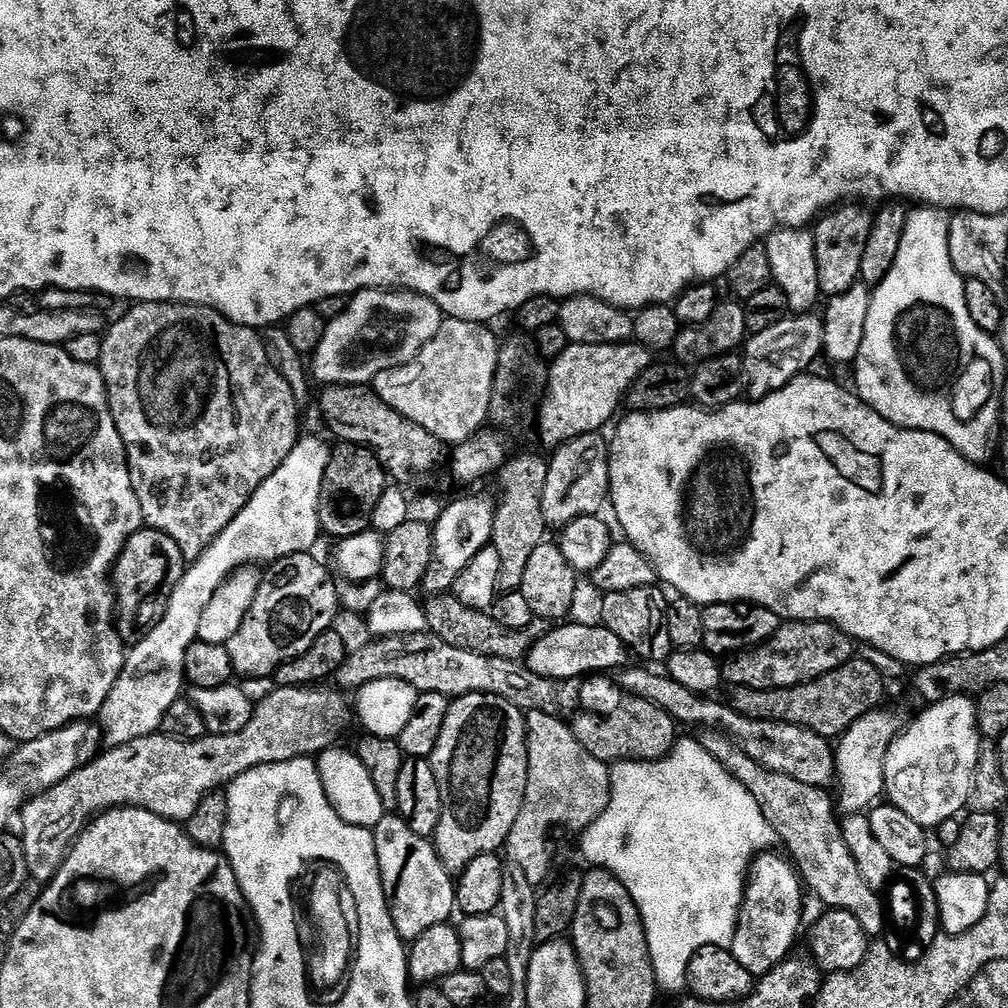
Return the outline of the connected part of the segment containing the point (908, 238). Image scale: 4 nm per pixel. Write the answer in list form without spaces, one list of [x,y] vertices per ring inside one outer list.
[[[927,206],[917,207],[915,211],[904,224],[902,242],[898,246],[894,266],[890,266],[888,273],[877,283],[880,285],[876,292],[874,288],[871,293],[866,330],[854,361],[854,388],[865,404],[869,404],[892,424],[897,424],[900,428],[938,434],[949,440],[972,463],[983,465],[988,456],[988,443],[993,439],[994,432],[972,432],[972,428],[960,428],[960,424],[956,424],[956,416],[952,416],[952,408],[944,408],[944,388],[948,388],[948,376],[952,376],[956,368],[916,368],[916,352],[932,352],[932,348],[936,348],[936,340],[944,340],[944,344],[940,344],[940,352],[948,356],[952,348],[964,348],[964,344],[968,344],[968,336],[976,336],[980,327],[974,322],[974,318],[970,318],[970,310],[966,306],[965,277],[957,272],[950,258],[949,213],[943,208]]]

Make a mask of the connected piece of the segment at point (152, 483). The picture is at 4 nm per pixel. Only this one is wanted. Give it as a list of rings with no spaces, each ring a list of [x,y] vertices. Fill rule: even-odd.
[[[133,303],[132,308],[116,325],[103,333],[102,354],[99,370],[104,376],[104,385],[108,391],[108,405],[116,423],[118,434],[124,443],[128,455],[128,469],[138,502],[142,506],[144,523],[149,528],[164,532],[182,550],[185,561],[199,559],[201,554],[213,544],[230,526],[230,522],[243,510],[252,495],[270,478],[282,462],[294,450],[296,441],[301,439],[300,412],[296,409],[296,392],[288,385],[288,380],[272,365],[268,357],[268,348],[260,341],[261,333],[245,324],[235,324],[212,308],[200,308],[196,304],[142,304]]]

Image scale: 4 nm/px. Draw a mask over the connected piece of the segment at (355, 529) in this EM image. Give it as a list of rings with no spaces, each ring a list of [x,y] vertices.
[[[337,443],[331,449],[326,466],[324,481],[320,487],[318,514],[320,527],[325,533],[336,536],[337,541],[350,538],[354,534],[369,531],[374,506],[382,498],[384,489],[389,487],[390,480],[380,465],[380,459],[360,444]]]

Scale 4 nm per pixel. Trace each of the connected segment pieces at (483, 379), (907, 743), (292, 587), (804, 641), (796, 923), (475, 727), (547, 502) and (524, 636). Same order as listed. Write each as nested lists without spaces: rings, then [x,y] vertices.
[[[444,319],[438,334],[415,358],[376,376],[374,391],[386,406],[422,426],[445,445],[459,446],[471,440],[489,423],[488,407],[502,347],[488,328],[487,323]]]
[[[947,695],[925,709],[888,748],[883,795],[893,808],[902,810],[902,814],[914,818],[926,830],[933,830],[968,808],[982,737],[976,721],[976,702],[971,695]]]
[[[299,552],[267,565],[268,573],[263,573],[254,602],[242,626],[238,626],[238,634],[226,645],[237,677],[271,677],[286,662],[298,658],[298,654],[306,654],[314,638],[333,627],[341,607],[341,593],[327,566],[314,557],[312,552]]]
[[[825,620],[784,622],[766,643],[745,648],[743,652],[733,652],[721,663],[720,675],[725,685],[737,688],[789,688],[838,670],[838,666],[853,659],[852,647],[852,637]]]
[[[761,854],[752,861],[751,876],[744,889],[744,902],[740,905],[740,917],[736,919],[736,933],[730,945],[730,951],[753,978],[765,976],[774,966],[789,959],[792,943],[796,940],[796,931],[800,928],[800,907],[804,900],[800,897],[802,881],[793,865],[783,855]]]
[[[466,694],[449,703],[438,746],[434,746],[430,763],[438,782],[442,810],[434,837],[435,850],[442,866],[451,874],[463,872],[474,858],[499,853],[505,847],[507,836],[519,811],[524,808],[528,785],[528,729],[525,713],[506,698],[494,694]]]
[[[588,432],[585,436],[566,441],[551,453],[544,493],[540,495],[544,522],[549,529],[563,530],[578,518],[597,515],[603,504],[605,507],[610,496],[608,491],[610,444],[602,437],[600,432]]]
[[[432,594],[423,601],[425,616],[428,619],[428,629],[432,635],[442,638],[450,646],[458,646],[462,650],[470,650],[474,654],[493,656],[503,660],[523,661],[529,648],[541,635],[539,623],[533,622],[522,630],[510,630],[506,626],[498,626],[488,612],[479,612],[470,606],[462,606],[458,598],[451,594]]]

